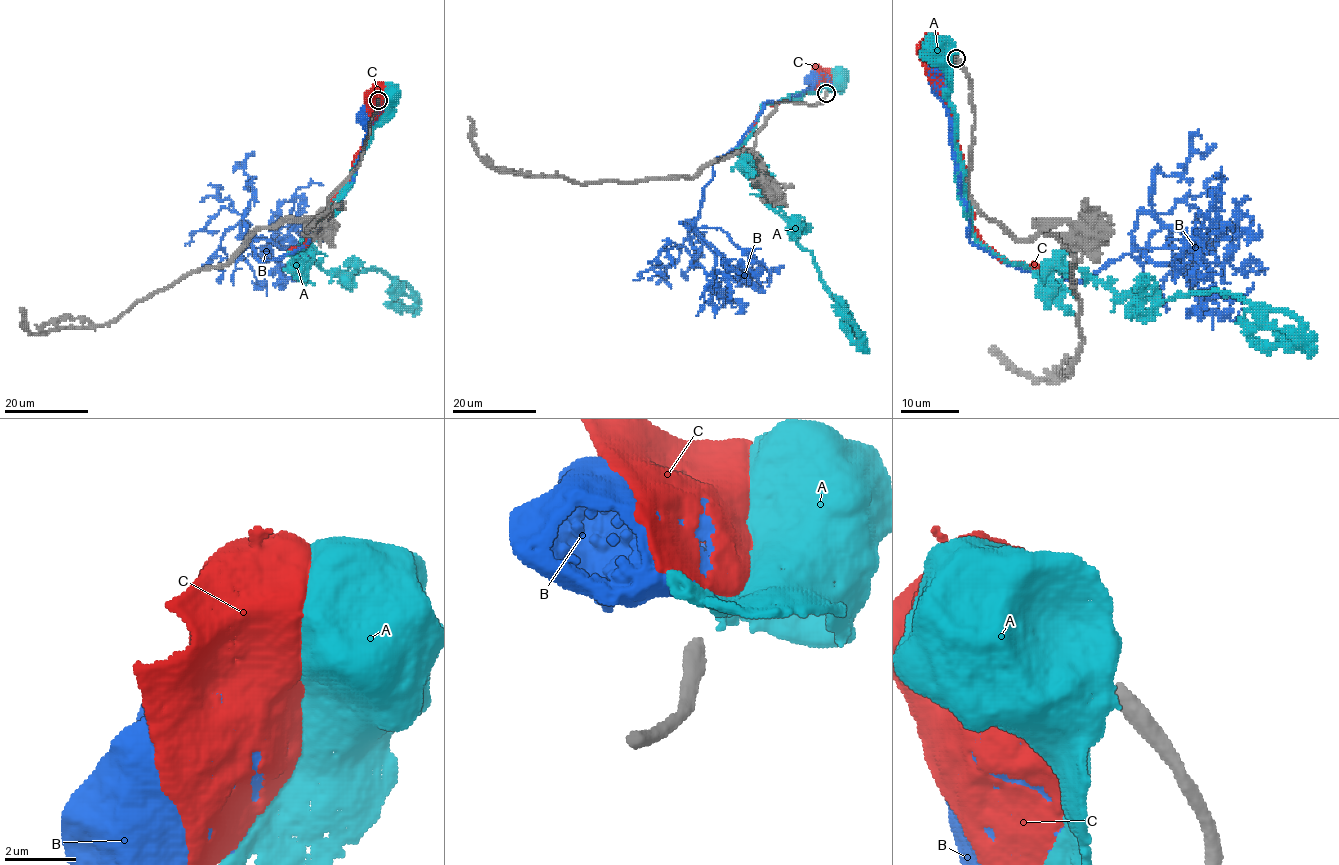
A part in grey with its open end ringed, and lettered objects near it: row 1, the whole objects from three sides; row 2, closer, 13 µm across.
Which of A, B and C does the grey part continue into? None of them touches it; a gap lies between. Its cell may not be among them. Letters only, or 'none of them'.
none of them

